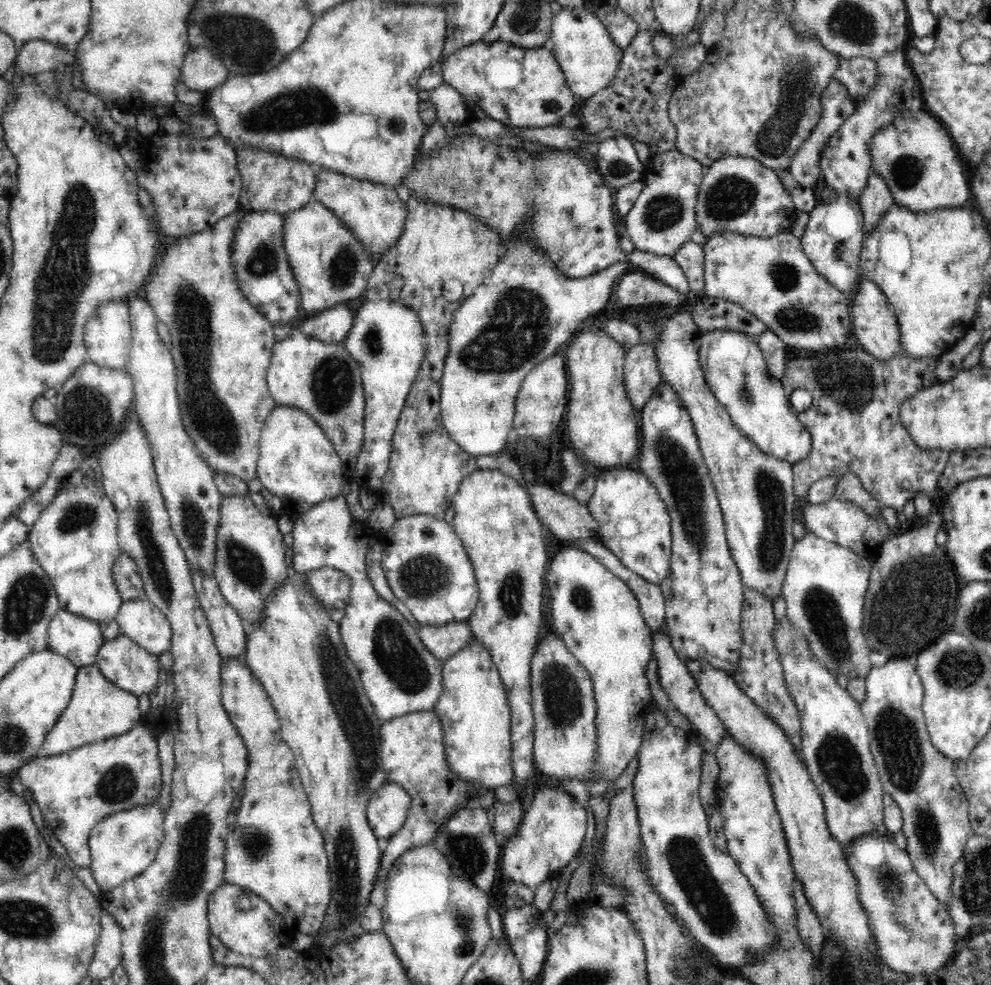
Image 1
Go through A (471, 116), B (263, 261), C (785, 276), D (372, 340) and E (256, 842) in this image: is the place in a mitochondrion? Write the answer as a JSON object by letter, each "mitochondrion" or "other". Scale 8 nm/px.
{"A":"other","B":"mitochondrion","C":"mitochondrion","D":"mitochondrion","E":"mitochondrion"}

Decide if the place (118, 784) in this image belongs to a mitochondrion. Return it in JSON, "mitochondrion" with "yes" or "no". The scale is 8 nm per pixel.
{"mitochondrion":"yes"}

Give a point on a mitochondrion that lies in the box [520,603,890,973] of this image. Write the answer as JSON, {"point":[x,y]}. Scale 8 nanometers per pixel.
{"point":[686,861]}

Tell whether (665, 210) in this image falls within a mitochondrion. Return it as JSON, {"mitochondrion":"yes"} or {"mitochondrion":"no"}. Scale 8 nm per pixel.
{"mitochondrion":"yes"}

